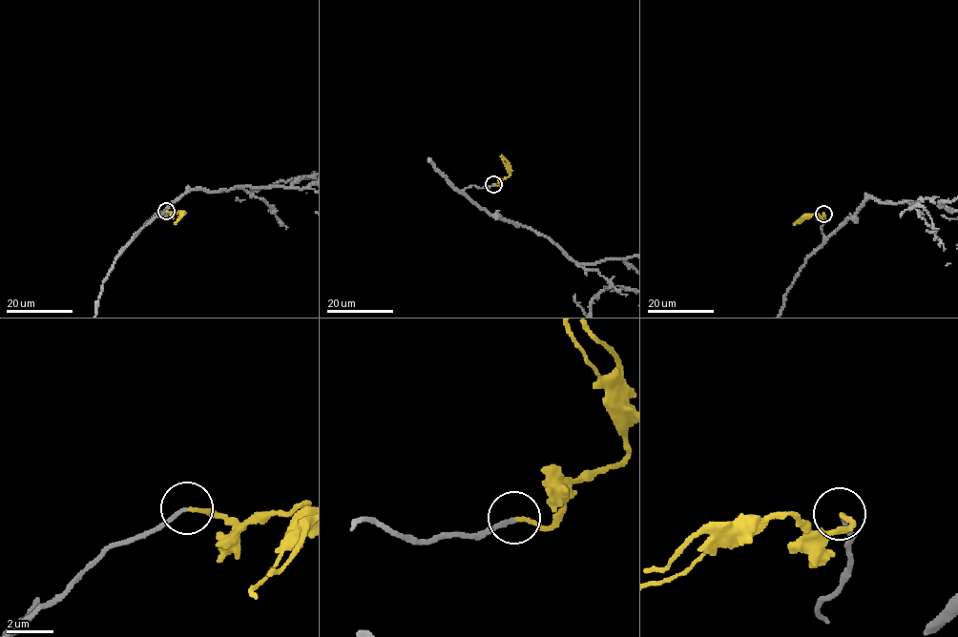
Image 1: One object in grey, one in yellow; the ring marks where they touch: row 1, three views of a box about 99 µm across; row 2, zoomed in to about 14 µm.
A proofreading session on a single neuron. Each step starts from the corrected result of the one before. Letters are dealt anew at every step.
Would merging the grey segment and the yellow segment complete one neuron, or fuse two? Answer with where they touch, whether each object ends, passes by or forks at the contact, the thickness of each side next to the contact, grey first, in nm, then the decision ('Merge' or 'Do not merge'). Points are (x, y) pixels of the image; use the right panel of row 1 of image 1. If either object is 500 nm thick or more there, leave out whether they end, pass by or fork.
Place: (823, 214). At the ring grey ends. At the ring yellow ends. Thickness 180 nm (grey) against 160 nm. Merge

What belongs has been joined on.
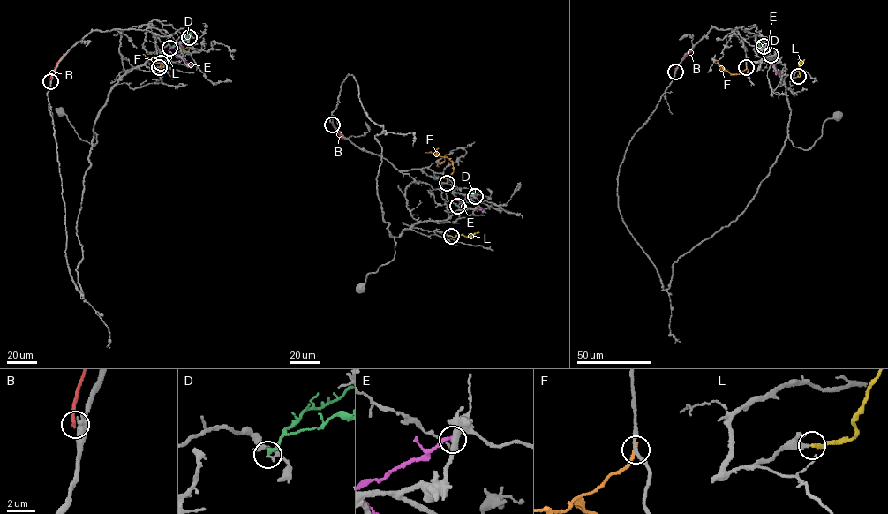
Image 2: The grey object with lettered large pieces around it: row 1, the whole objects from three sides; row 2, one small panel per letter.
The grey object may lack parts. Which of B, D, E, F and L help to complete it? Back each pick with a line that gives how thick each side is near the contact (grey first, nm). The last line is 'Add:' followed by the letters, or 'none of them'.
L: 360/280 nm
Add: L

